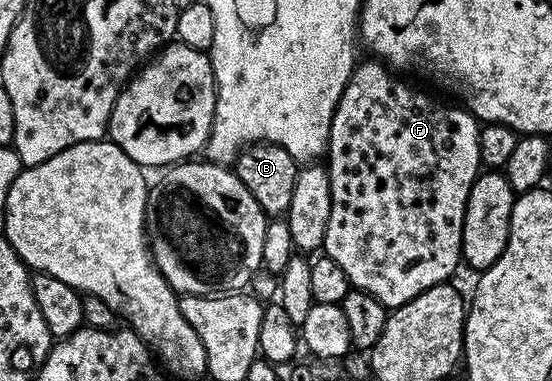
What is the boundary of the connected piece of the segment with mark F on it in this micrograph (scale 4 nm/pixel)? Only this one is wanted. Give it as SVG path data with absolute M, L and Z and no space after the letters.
M368 58L354 67L349 76L347 86L337 103L337 109L331 122L331 134L327 145L327 167L331 182L331 218L327 218L325 231L324 255L331 257L339 266L343 266L343 274L347 274L350 285L358 292L366 292L374 296L386 309L392 310L411 302L423 290L436 284L444 284L456 270L461 259L461 235L463 234L463 214L467 206L467 198L471 194L471 186L477 181L482 171L481 155L479 154L479 134L482 125L476 116L472 116L464 106L448 108L445 104L436 104L429 96L416 92L409 84L404 84L400 75L394 74L382 61Z

